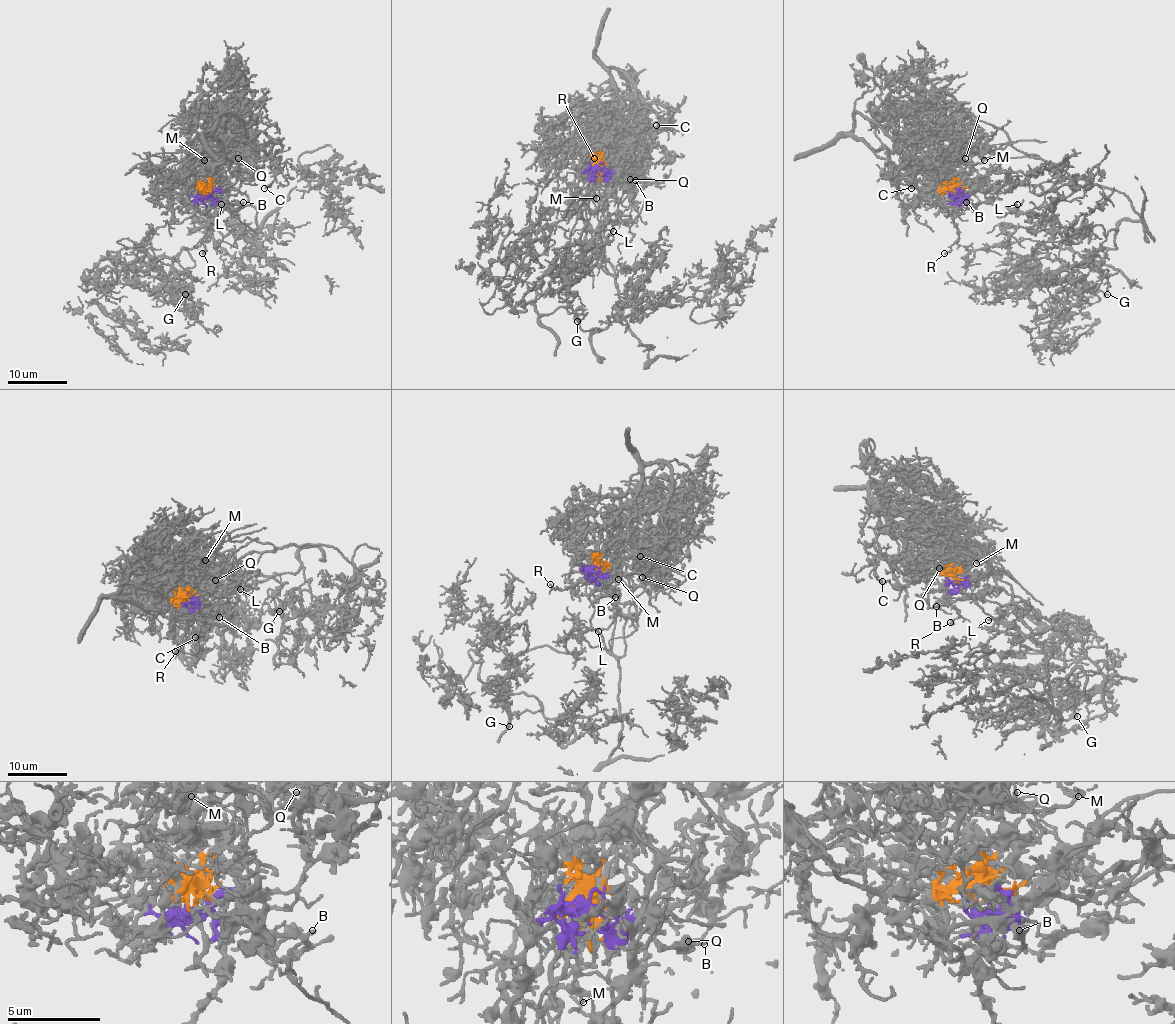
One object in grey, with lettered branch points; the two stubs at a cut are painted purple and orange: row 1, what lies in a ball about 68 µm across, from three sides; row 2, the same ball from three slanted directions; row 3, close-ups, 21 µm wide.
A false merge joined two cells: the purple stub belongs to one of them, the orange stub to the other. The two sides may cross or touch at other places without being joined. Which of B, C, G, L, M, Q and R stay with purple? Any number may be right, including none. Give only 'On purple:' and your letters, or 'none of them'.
On purple: B, G, L, R

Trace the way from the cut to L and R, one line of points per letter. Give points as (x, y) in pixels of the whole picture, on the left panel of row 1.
L: (206, 194), (183, 182), (194, 184), (192, 195), (211, 184), (211, 207), (203, 210), (221, 204)
R: (206, 194), (212, 198), (214, 219), (203, 238), (205, 250), (202, 253)

